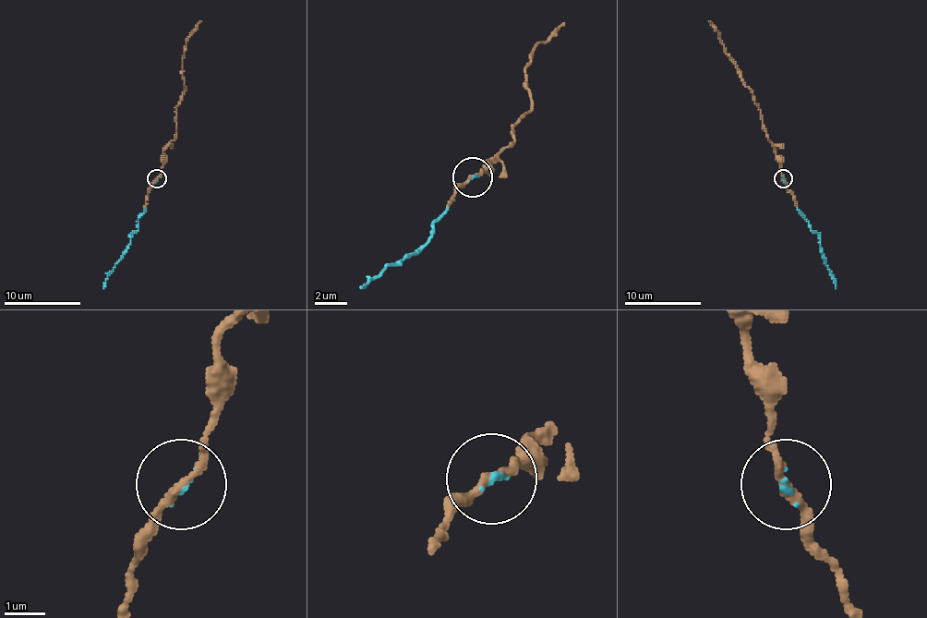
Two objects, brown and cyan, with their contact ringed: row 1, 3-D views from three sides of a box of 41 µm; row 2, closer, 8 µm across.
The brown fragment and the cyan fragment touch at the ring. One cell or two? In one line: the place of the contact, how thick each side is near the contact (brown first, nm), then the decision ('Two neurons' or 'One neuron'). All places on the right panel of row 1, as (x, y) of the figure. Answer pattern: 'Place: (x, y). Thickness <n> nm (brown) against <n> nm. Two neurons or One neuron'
Place: (783, 178). Thickness 200 nm (brown) against 70 nm. One neuron

